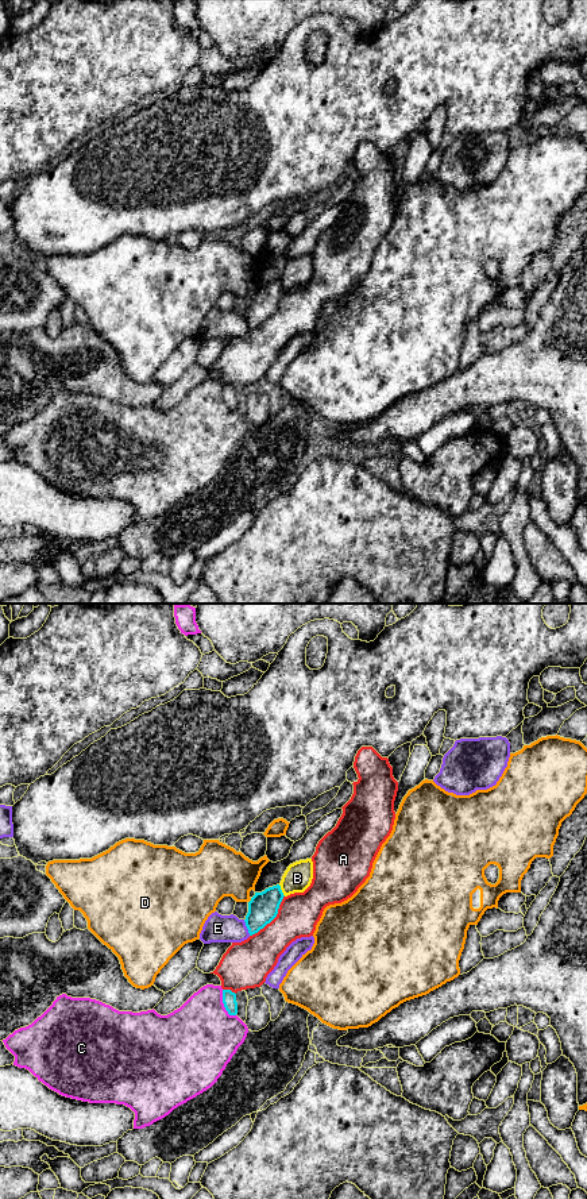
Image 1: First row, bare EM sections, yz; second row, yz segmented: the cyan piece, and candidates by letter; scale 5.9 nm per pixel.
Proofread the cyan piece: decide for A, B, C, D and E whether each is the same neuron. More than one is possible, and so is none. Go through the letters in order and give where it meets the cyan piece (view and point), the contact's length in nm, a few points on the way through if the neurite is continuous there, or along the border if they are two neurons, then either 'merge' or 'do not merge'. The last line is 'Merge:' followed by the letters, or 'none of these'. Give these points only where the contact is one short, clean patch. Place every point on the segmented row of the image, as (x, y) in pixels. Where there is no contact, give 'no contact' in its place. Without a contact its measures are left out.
A: contact yz (273, 918); length 320 nm; do not merge
B: contact yz (281, 890); length 80 nm; border yz (278, 885), (285, 895); do not merge
C: contact yz (224, 1005); length 180 nm; border yz (221, 990), (224, 1009), (235, 1016); do not merge
D: contact yz (250, 901); length 40 nm; border yz (251, 898), (248, 902); do not merge
E: contact yz (247, 928); length 100 nm; border yz (243, 920), (250, 935); do not merge
Merge: none of these

